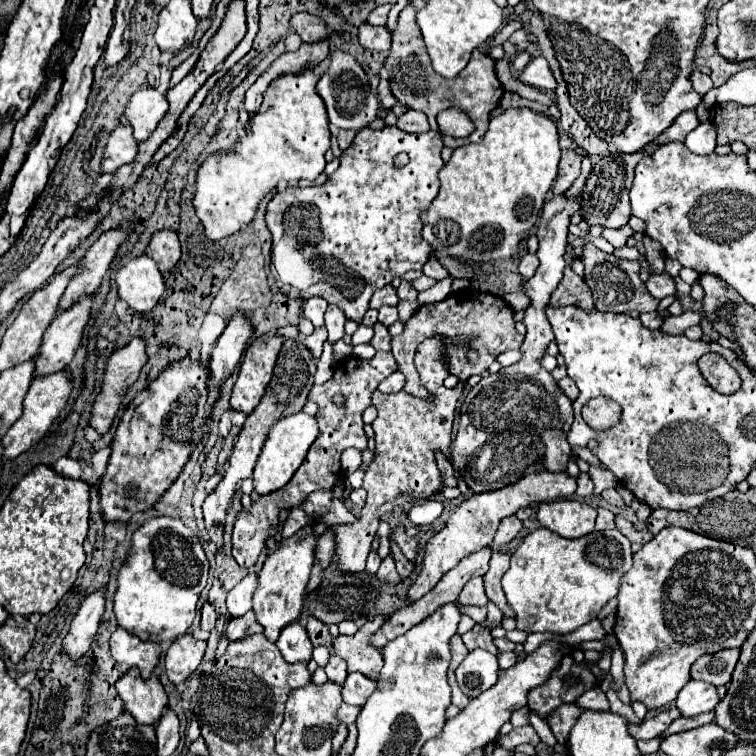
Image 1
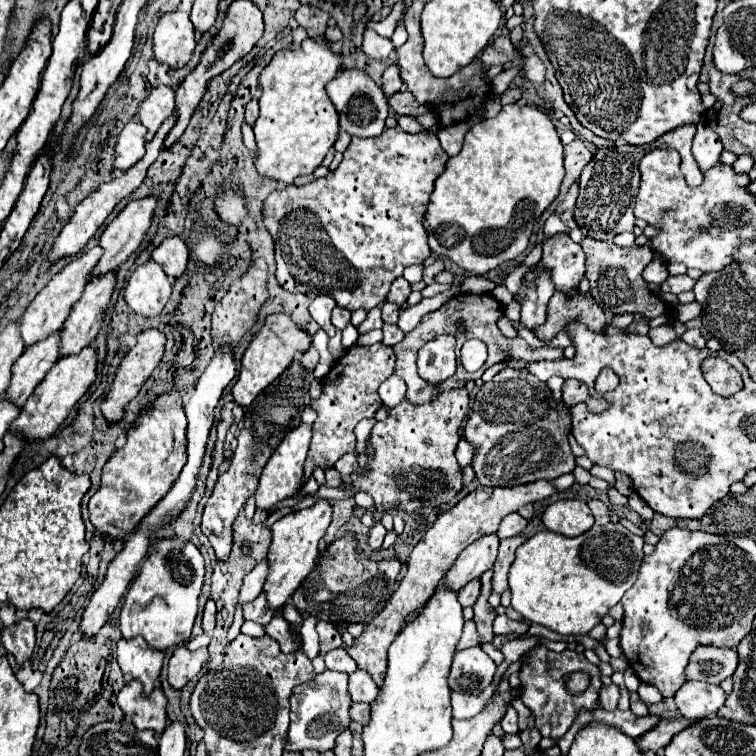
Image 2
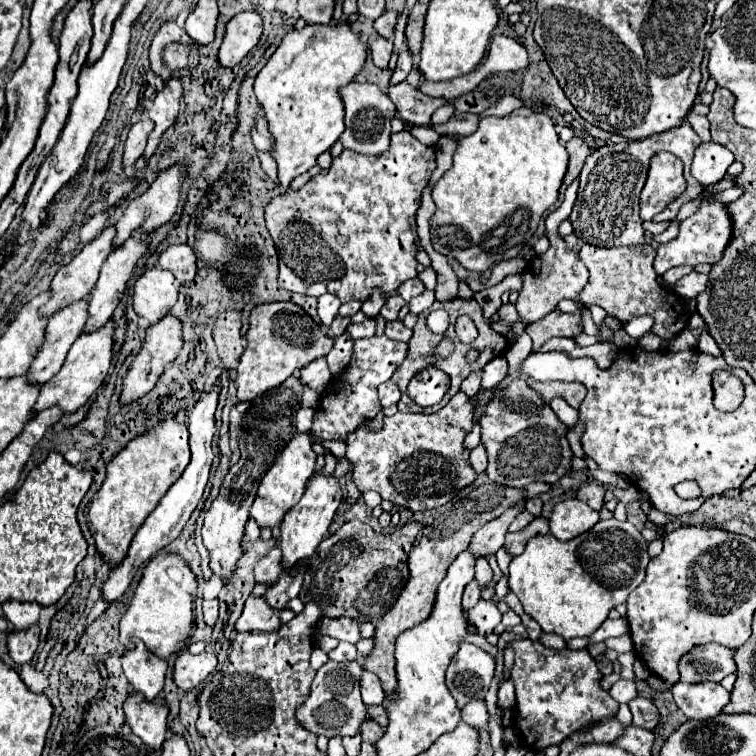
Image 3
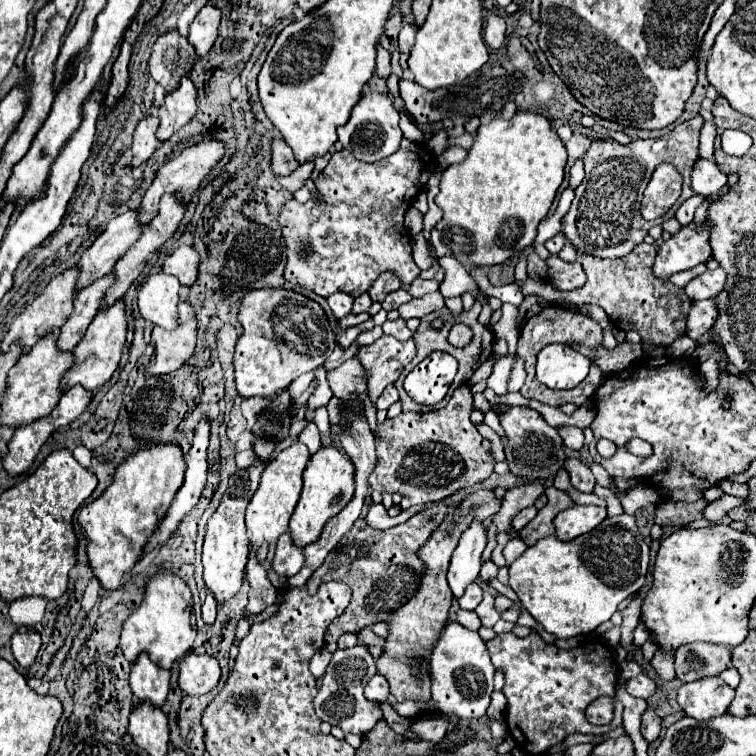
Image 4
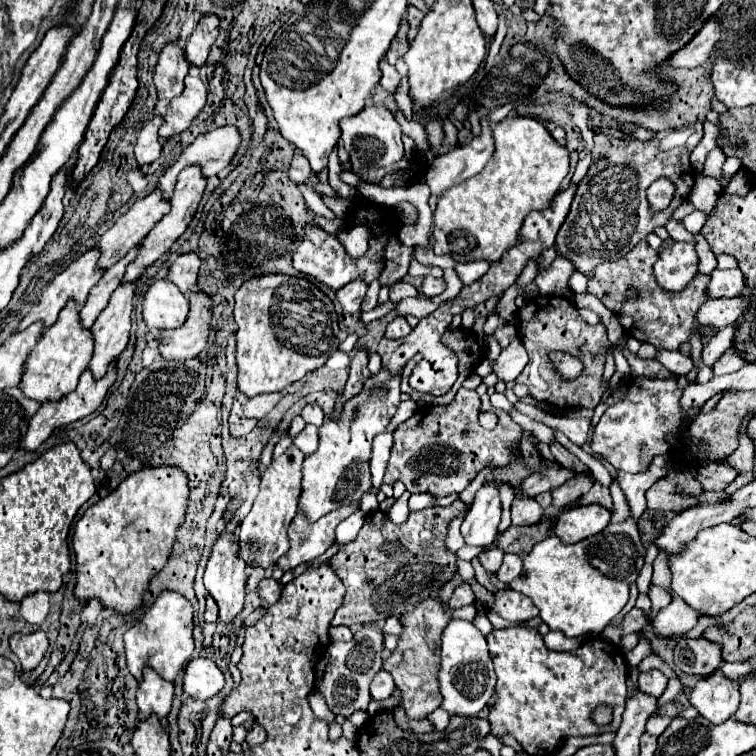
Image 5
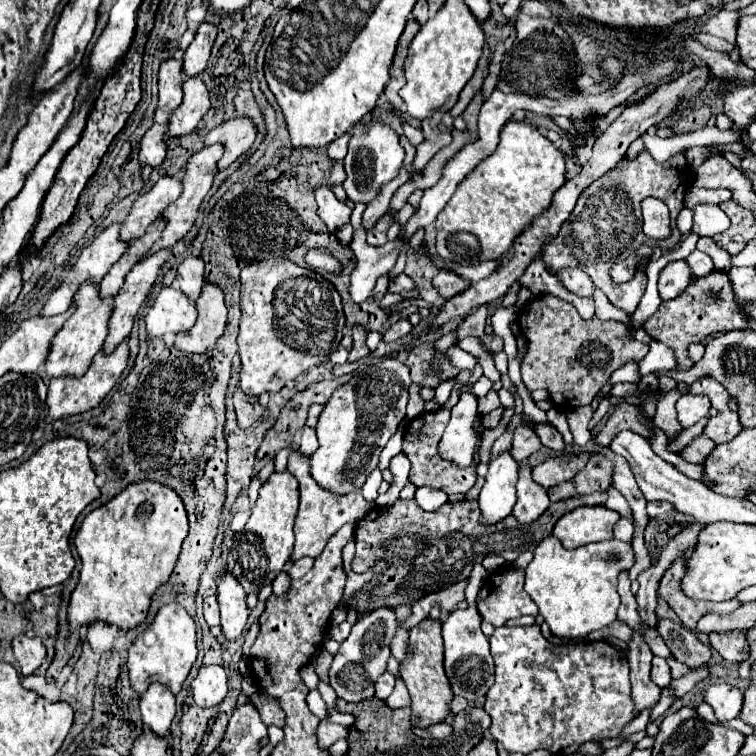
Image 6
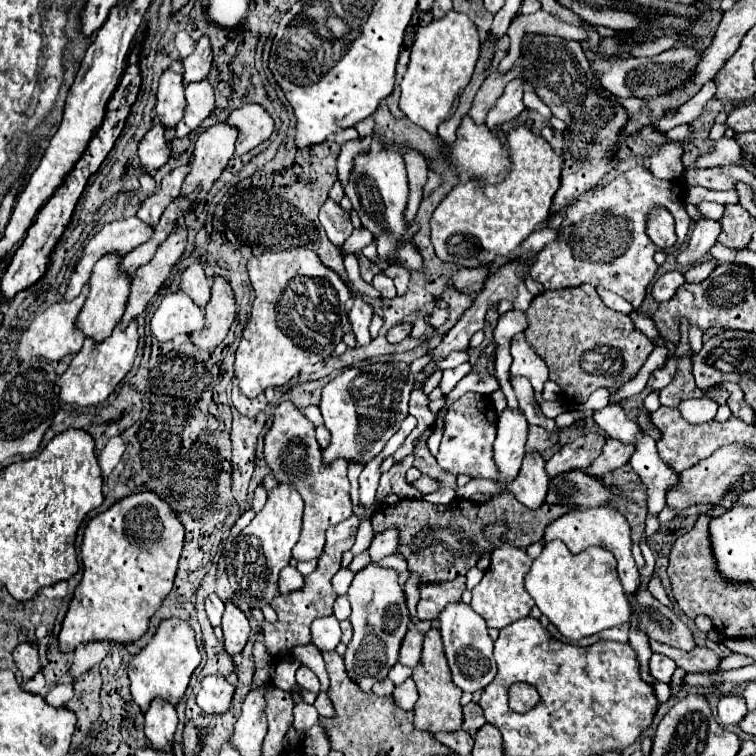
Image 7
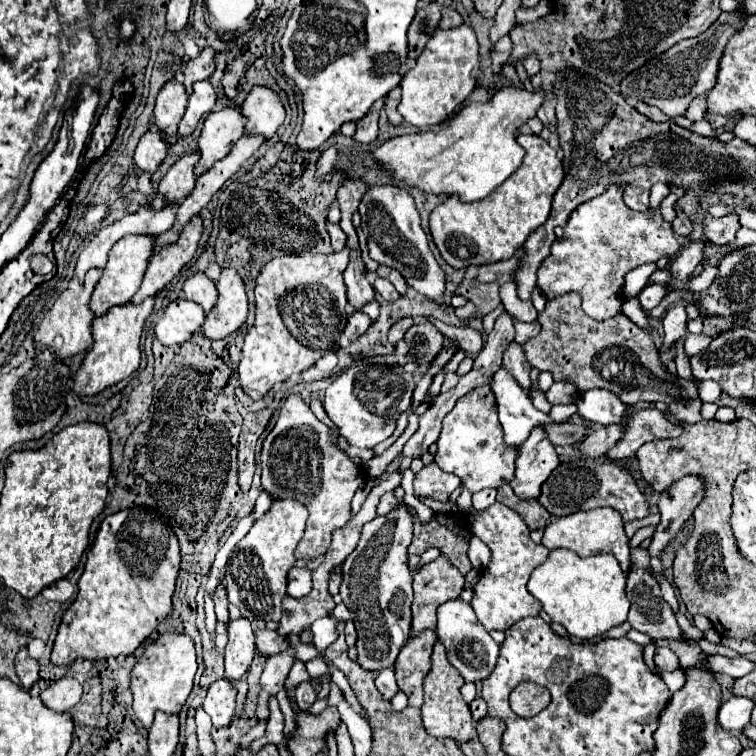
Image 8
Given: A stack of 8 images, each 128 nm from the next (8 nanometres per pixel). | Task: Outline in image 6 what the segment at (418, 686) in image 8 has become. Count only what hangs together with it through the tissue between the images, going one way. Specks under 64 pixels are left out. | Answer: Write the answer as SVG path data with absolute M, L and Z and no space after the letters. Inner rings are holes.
M400 628L392 640L392 656L396 660L404 660L408 656L408 630ZM396 682L392 694L386 698L386 704L390 708L410 708L412 700L410 700L408 688L404 688L404 682Z

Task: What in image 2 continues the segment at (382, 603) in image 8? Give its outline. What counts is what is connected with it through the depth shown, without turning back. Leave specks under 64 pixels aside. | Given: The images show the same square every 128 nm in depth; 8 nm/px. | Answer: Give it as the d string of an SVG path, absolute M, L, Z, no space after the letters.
M324 670L308 684L300 684L292 690L290 700L290 730L288 730L288 750L330 750L338 734L350 726L350 706L352 696L348 694L348 674Z

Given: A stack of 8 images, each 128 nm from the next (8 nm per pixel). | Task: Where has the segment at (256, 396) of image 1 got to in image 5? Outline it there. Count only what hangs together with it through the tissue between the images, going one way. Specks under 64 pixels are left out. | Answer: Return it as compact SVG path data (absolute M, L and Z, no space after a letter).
M264 274L264 276L254 276L250 280L246 280L238 292L236 292L236 306L234 306L234 320L238 324L238 332L236 332L236 360L238 360L238 388L242 394L246 394L248 398L256 396L256 394L262 394L262 392L280 392L284 390L286 386L290 386L292 382L296 380L302 380L308 372L324 366L324 362L338 350L338 314L334 310L334 304L332 300L308 278L304 276L286 276L286 274Z

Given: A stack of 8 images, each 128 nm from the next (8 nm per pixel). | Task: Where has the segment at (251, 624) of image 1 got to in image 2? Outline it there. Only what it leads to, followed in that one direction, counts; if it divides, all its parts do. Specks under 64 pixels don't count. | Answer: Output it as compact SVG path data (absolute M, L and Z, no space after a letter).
M262 592L256 600L244 604L244 618L246 620L254 620L258 624L268 624L268 620L272 620L274 616L278 616L276 610L268 608L268 600L266 600L266 594Z

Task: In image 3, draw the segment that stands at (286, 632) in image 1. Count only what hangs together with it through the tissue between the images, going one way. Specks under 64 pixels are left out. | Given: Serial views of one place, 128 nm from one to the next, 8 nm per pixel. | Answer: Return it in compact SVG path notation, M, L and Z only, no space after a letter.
M250 596L244 604L242 616L235 624L236 632L252 632L252 630L276 630L280 626L278 614L274 614L272 606L264 600L264 596Z

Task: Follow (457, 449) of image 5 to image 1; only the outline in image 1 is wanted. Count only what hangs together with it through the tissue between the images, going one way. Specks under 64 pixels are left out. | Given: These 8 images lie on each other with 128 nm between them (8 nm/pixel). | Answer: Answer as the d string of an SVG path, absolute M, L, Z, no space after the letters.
M432 336L418 346L418 352L414 356L420 382L424 382L426 390L430 392L430 398L422 400L406 392L374 392L374 406L378 408L378 418L376 422L372 422L376 438L376 458L370 464L370 470L364 474L364 488L368 492L368 498L358 522L338 524L334 530L338 564L344 572L364 570L368 552L372 548L374 532L386 512L390 512L394 506L414 504L424 498L432 500L432 496L436 496L444 488L444 478L436 464L436 452L442 450L446 460L450 460L452 456L452 422L456 404L464 390L464 384L456 384L454 388L444 386L444 380L450 374L450 364L446 360L446 344L446 336Z

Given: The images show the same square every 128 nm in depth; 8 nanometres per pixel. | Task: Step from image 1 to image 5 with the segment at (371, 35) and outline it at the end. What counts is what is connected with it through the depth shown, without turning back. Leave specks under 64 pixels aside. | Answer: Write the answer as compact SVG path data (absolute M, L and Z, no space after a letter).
M382 60L382 62L380 62L380 70L382 70L380 86L382 86L386 92L394 94L396 88L398 88L398 84L400 84L400 80L402 80L402 74L400 74L392 64L388 64L388 60Z

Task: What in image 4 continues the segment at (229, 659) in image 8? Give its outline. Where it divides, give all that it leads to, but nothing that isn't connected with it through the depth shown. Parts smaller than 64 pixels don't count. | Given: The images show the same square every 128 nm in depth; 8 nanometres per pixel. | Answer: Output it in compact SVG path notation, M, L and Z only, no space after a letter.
M252 466L250 470L240 470L236 476L232 476L232 484L228 492L224 494L218 510L212 514L206 526L206 538L204 538L204 550L202 550L202 564L204 564L204 582L206 588L214 594L214 598L224 604L232 600L244 580L244 570L248 562L248 534L244 528L244 512L252 498L252 494L258 488L262 466Z

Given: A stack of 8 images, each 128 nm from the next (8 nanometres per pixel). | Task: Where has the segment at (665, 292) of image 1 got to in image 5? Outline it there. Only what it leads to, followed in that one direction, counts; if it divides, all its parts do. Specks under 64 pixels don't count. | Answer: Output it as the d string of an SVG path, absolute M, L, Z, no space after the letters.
M716 268L712 272L708 294L714 298L722 298L722 296L734 298L734 296L740 296L744 292L744 288L746 288L746 280L744 280L740 268L732 268L732 270Z

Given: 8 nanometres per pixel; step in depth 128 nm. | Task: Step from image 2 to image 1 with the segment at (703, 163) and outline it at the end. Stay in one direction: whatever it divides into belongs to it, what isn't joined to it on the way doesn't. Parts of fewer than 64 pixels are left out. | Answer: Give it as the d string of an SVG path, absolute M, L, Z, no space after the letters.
M710 122L700 124L698 128L694 128L688 136L686 136L686 148L698 156L706 156L712 154L716 148L716 130Z

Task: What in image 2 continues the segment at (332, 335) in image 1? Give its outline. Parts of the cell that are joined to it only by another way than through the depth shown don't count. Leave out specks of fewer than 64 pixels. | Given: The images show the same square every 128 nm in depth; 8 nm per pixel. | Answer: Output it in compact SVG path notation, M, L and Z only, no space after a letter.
M336 306L336 308L334 308L334 312L332 312L332 324L334 324L338 330L344 330L344 328L346 328L346 324L350 322L350 316L352 316L352 312L350 312L350 310Z

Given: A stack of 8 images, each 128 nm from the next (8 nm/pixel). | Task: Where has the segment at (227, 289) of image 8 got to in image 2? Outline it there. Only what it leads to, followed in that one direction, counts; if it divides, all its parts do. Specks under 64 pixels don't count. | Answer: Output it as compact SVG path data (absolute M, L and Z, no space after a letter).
M144 330L138 334L136 338L136 346L126 354L126 358L120 362L118 370L116 370L116 378L114 378L114 384L110 388L110 392L106 394L106 400L102 402L102 414L110 420L110 422L118 422L122 420L122 414L124 414L124 408L126 404L138 396L140 388L146 384L146 380L152 376L152 372L156 370L156 366L162 362L162 356L164 356L164 350L166 350L166 334L160 332L160 330Z

